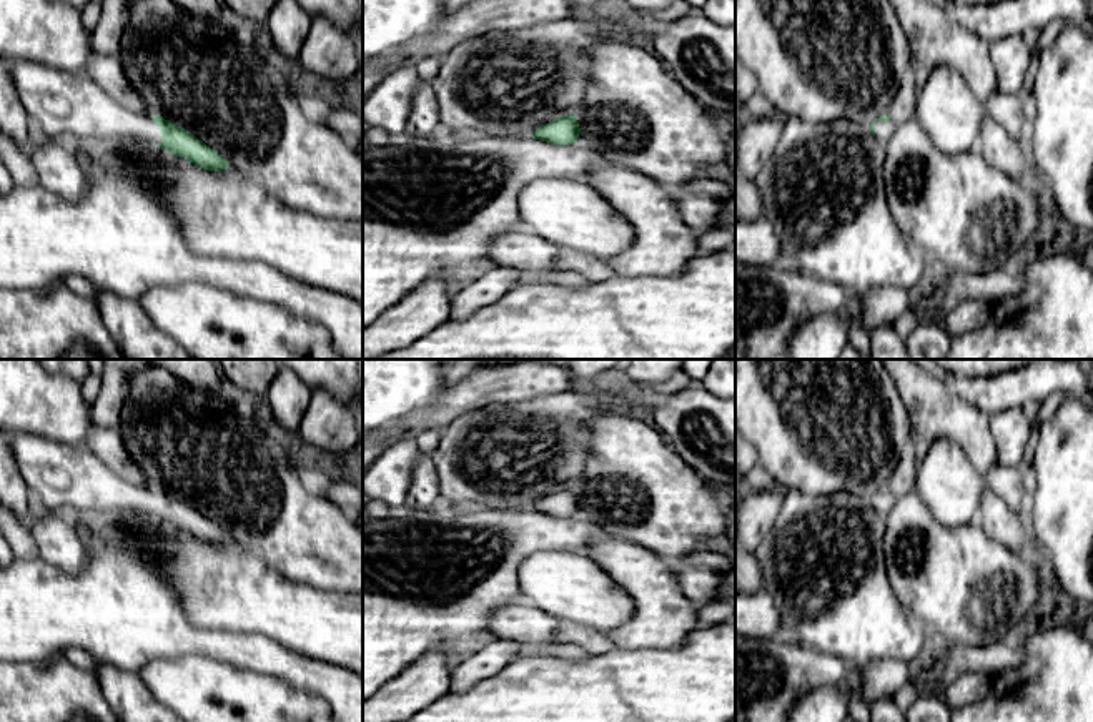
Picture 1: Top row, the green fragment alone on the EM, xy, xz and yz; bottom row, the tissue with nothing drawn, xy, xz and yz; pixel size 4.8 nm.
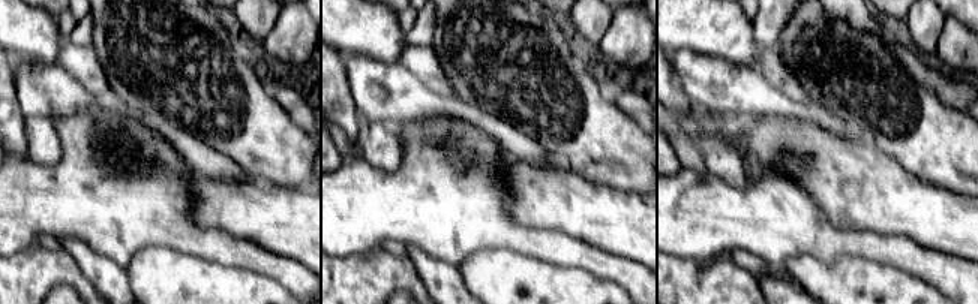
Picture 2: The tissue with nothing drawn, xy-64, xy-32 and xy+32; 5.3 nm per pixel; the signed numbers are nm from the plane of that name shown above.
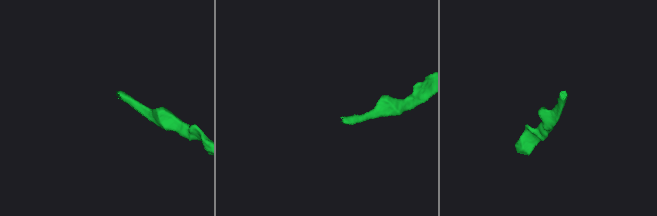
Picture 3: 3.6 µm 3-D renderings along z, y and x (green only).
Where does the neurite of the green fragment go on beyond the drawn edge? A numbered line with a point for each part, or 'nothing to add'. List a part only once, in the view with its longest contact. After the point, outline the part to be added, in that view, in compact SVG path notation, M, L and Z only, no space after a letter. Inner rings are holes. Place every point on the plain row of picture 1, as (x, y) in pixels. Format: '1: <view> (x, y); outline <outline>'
1: xy (59, 476); outline M30 434L10 436L32 502L50 511L100 517L121 511L160 516L156 496L108 469L85 444L63 444Z

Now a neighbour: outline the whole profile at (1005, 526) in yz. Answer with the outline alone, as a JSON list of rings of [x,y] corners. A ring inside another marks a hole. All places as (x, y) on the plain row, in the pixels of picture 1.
[[[985,487],[977,522],[988,537],[1003,544],[1008,551],[1026,554],[1031,544],[1026,517],[1015,512],[990,487]]]

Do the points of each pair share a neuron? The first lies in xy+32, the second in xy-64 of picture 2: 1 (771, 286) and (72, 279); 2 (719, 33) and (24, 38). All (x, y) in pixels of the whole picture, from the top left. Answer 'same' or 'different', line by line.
1: different
2: same

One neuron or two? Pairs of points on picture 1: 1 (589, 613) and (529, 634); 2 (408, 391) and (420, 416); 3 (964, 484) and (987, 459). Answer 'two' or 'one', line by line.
1: two
2: two
3: two

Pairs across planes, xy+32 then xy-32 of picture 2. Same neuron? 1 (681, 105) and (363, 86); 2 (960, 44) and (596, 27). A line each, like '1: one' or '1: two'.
1: two
2: two

